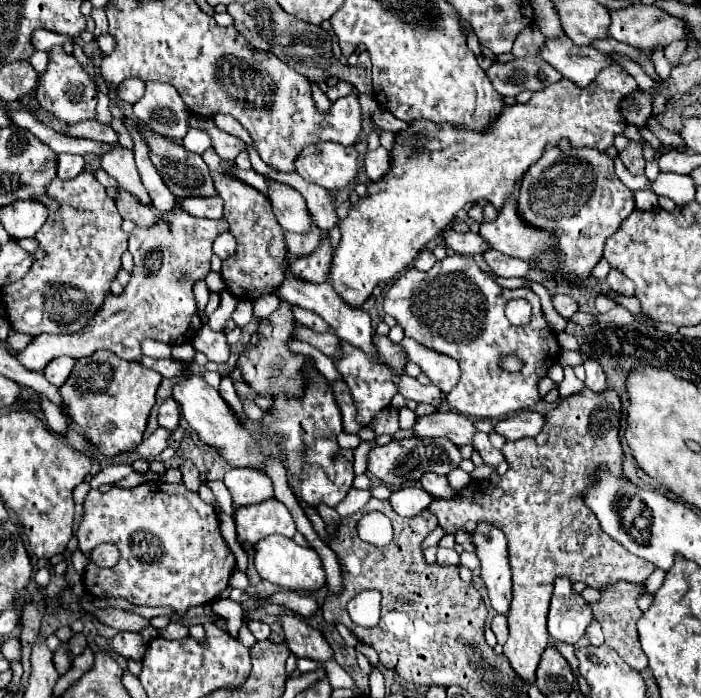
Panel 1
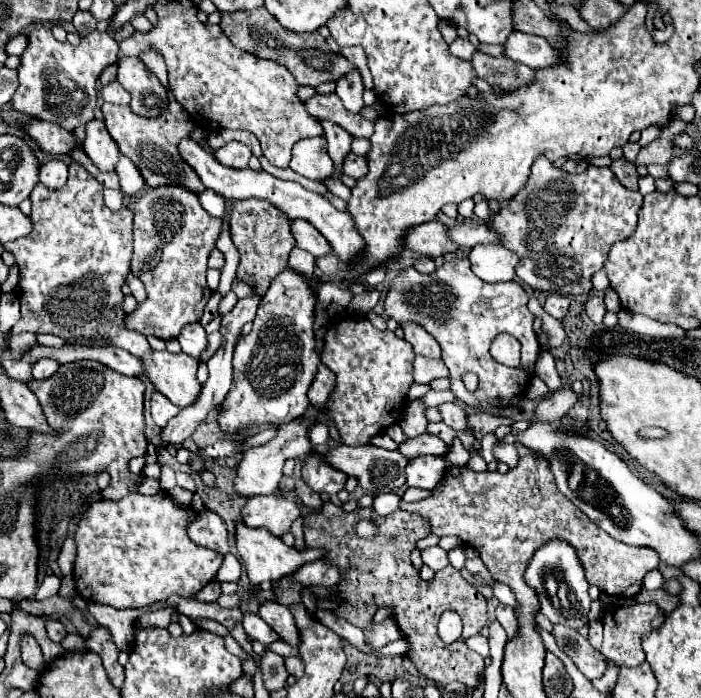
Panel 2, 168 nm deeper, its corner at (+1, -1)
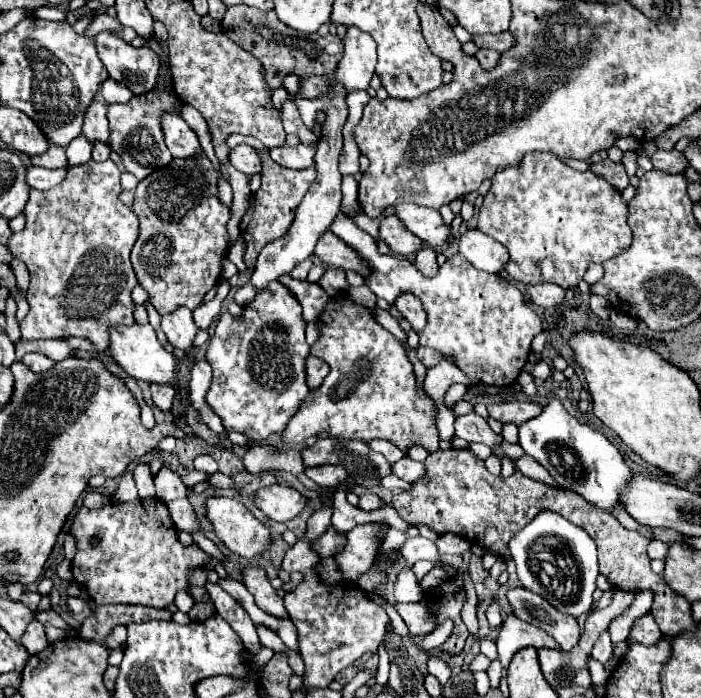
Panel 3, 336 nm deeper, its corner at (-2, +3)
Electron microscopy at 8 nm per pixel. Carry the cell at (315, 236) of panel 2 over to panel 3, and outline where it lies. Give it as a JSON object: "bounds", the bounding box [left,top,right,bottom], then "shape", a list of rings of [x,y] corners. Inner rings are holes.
{"bounds":[314,231,366,277],"shape":[[[326,231],[318,239],[314,255],[328,267],[336,267],[342,271],[352,269],[366,277],[366,271],[362,271],[362,259],[358,259],[358,255],[354,255],[354,251],[350,251],[350,247],[346,247],[346,243],[342,243],[342,239],[332,235],[330,231]]]}

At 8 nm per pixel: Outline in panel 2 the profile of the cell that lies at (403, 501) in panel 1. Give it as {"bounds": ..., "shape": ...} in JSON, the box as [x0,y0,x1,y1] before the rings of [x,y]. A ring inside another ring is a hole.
{"bounds":[371,493,401,515],"shape":[[[381,493],[381,495],[375,495],[371,507],[379,515],[389,515],[391,511],[395,511],[399,507],[399,501],[401,501],[401,497],[397,497],[395,493]]]}

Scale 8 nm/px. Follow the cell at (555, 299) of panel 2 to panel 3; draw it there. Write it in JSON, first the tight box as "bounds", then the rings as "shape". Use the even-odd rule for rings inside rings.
{"bounds":[528,283,566,307],"shape":[[[542,283],[542,285],[530,285],[528,287],[528,295],[532,299],[534,305],[538,307],[554,307],[554,305],[560,305],[564,301],[564,295],[566,291],[558,285],[550,285],[550,283]]]}

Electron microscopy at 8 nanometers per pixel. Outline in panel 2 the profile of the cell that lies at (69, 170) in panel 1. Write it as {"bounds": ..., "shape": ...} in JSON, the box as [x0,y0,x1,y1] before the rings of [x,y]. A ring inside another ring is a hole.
{"bounds":[39,159,67,189],"shape":[[[59,159],[47,161],[39,169],[39,183],[43,183],[49,189],[61,189],[67,181],[67,165]]]}

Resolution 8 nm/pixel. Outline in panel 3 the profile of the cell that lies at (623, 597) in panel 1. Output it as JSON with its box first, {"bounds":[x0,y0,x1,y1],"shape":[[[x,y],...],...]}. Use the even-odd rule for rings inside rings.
{"bounds":[626,613,662,647],"shape":[[[646,613],[640,619],[636,619],[634,625],[630,627],[626,643],[628,645],[640,643],[640,645],[646,645],[646,647],[654,647],[654,645],[660,643],[660,639],[662,639],[662,633],[660,633],[654,617],[650,613]]]}

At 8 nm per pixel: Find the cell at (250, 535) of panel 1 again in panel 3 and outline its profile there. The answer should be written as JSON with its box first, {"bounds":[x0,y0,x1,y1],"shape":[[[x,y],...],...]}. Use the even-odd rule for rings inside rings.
{"bounds":[254,483,306,521],"shape":[[[280,483],[258,489],[254,503],[272,521],[290,521],[306,507],[306,499],[296,489]]]}

